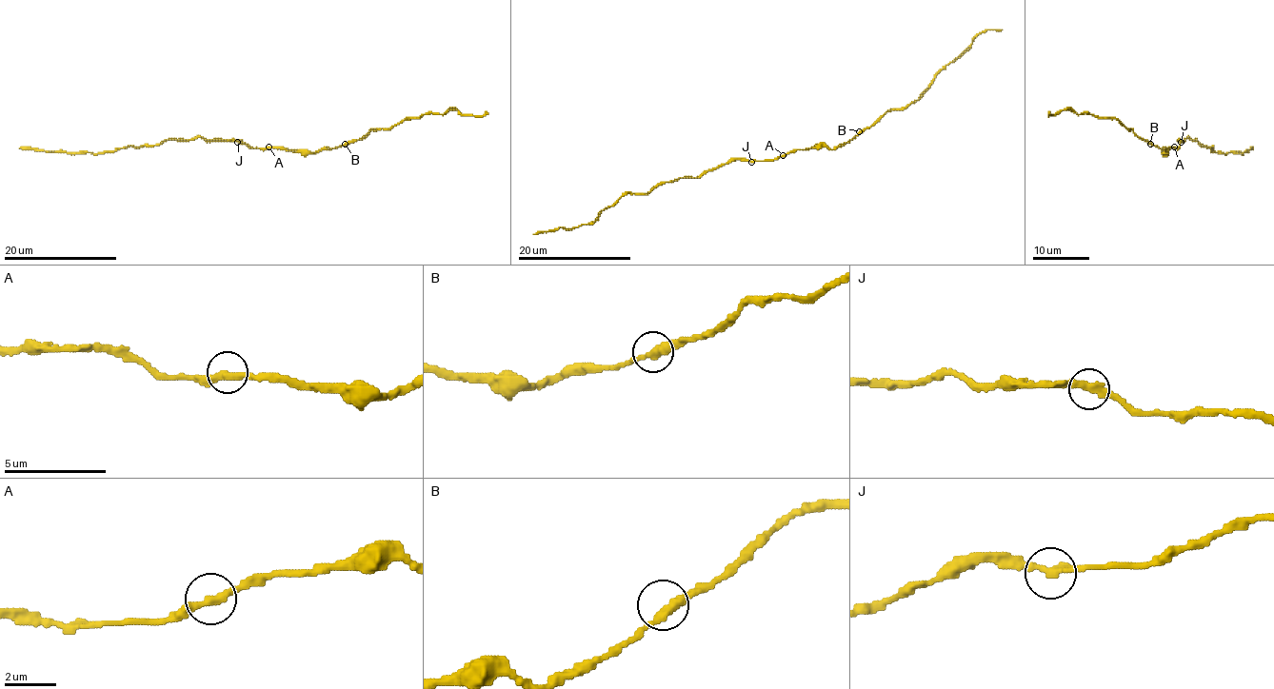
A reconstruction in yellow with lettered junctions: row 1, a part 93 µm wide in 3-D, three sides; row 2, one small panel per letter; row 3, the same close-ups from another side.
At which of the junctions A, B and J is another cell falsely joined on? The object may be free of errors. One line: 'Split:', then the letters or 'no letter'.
Split: no letter

